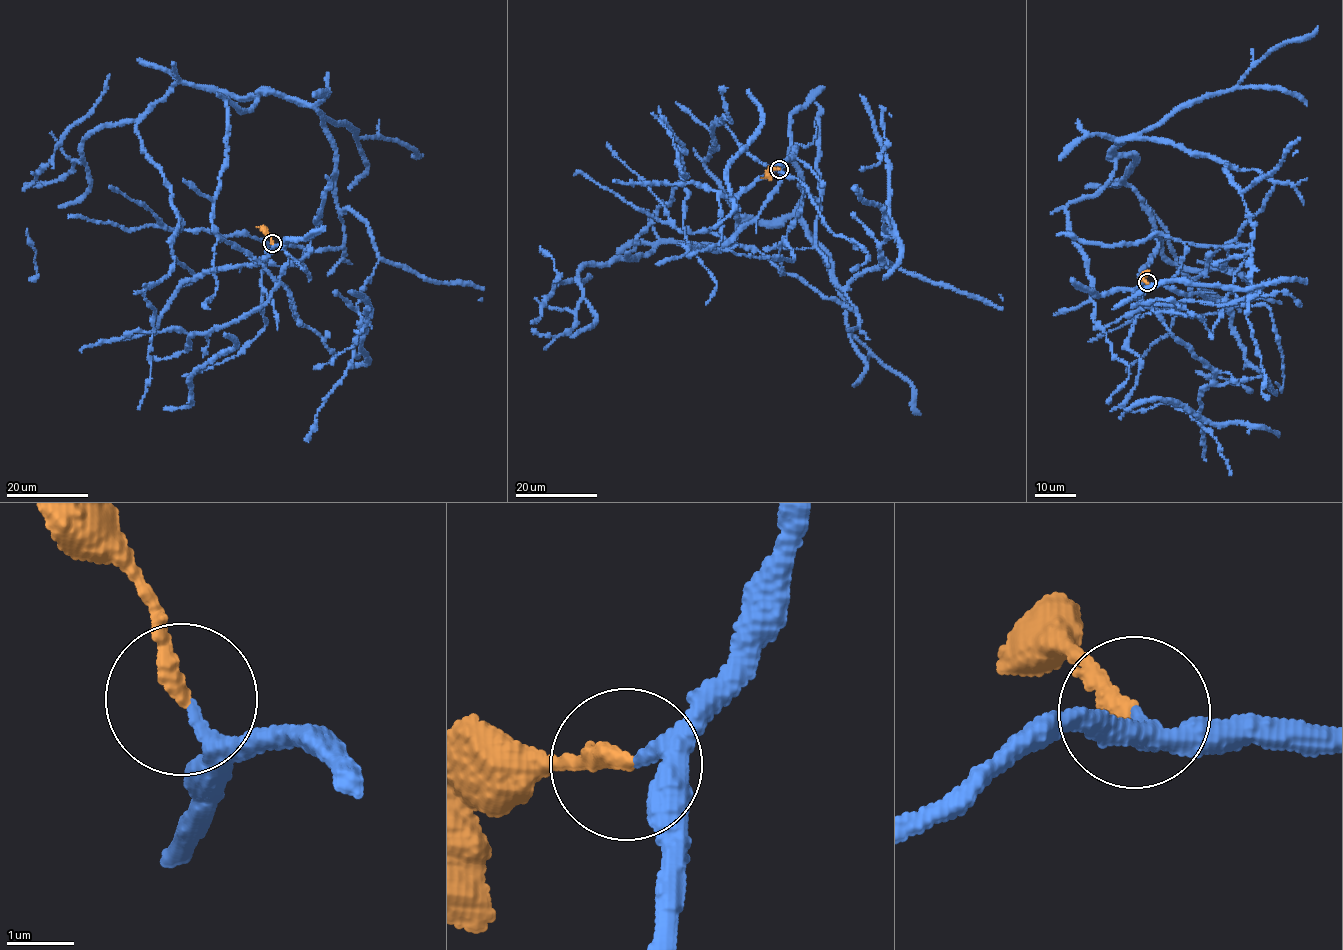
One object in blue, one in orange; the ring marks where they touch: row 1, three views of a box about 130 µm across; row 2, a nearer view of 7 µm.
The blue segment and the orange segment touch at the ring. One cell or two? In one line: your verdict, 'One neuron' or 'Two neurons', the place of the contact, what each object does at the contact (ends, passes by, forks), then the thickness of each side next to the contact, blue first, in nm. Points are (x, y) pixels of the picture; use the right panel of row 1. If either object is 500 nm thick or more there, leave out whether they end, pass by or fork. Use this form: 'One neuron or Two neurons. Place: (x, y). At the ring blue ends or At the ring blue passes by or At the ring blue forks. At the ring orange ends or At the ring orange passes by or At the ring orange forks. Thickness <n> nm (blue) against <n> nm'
One neuron. Place: (1147, 282). At the ring blue passes by. At the ring orange ends. Thickness 170 nm (blue) against 240 nm

